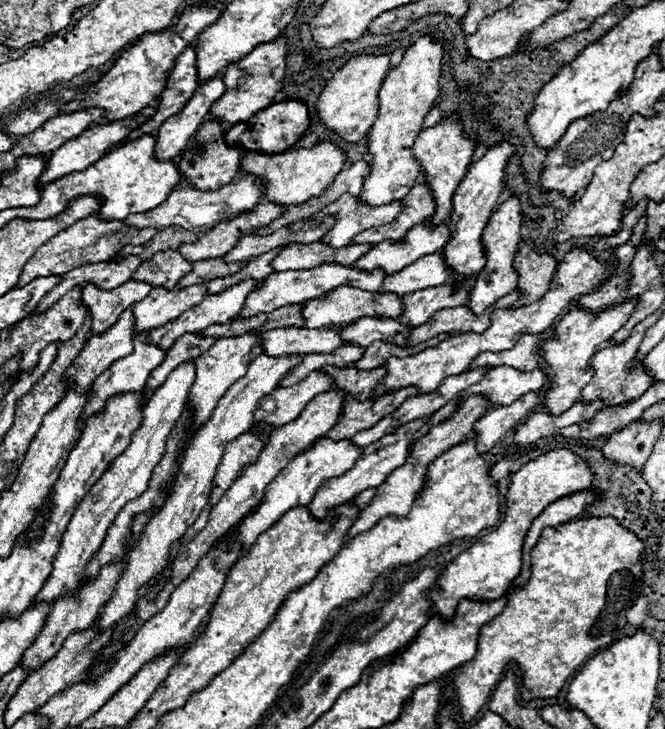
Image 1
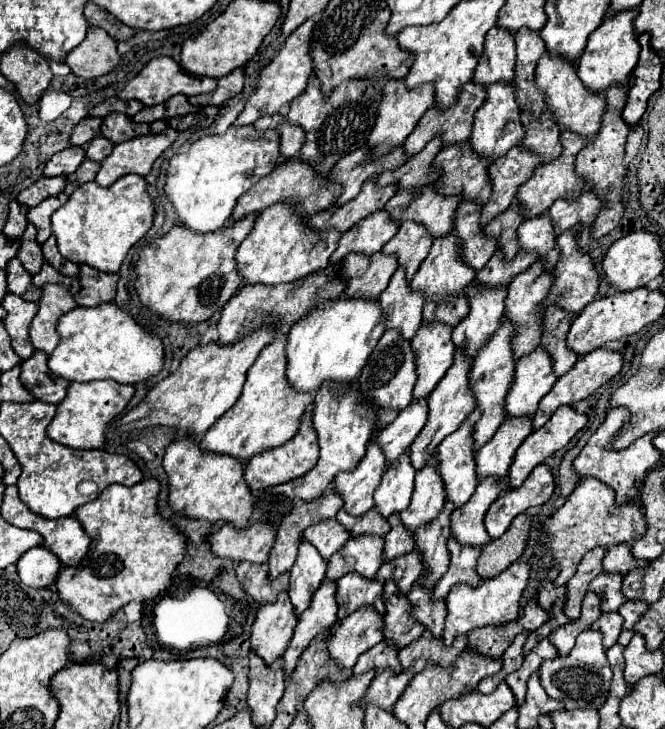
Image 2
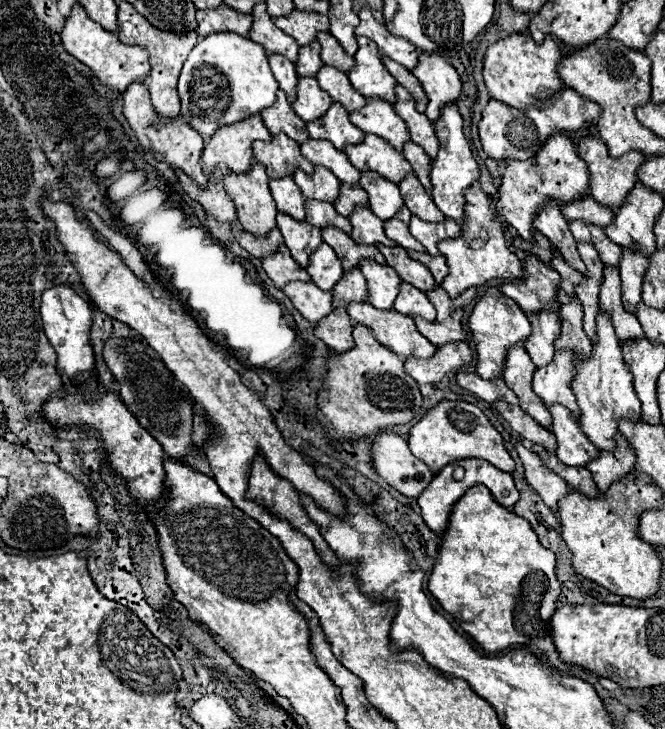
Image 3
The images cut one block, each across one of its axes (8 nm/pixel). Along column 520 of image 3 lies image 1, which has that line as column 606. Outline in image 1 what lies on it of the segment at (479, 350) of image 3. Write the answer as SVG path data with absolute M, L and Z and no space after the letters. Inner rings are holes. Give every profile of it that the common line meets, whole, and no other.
M636 300L624 302L624 304L614 304L608 310L598 312L598 314L588 314L580 308L574 308L558 322L558 326L554 328L554 334L542 342L538 354L550 366L550 376L552 376L550 388L544 392L542 400L544 400L544 408L550 414L558 416L574 406L582 388L592 380L592 370L588 368L588 360L596 354L596 350L600 350L608 344L608 340L612 338L614 332L618 332L626 324L634 306L636 306Z

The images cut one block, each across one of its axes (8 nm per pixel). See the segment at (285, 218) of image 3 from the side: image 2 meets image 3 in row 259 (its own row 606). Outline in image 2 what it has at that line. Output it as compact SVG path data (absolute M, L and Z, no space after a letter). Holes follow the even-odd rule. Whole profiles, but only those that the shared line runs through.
M300 542L298 560L290 570L290 588L288 596L294 606L294 614L300 616L312 602L312 594L320 588L326 572L326 562L318 554L318 550L308 544Z

